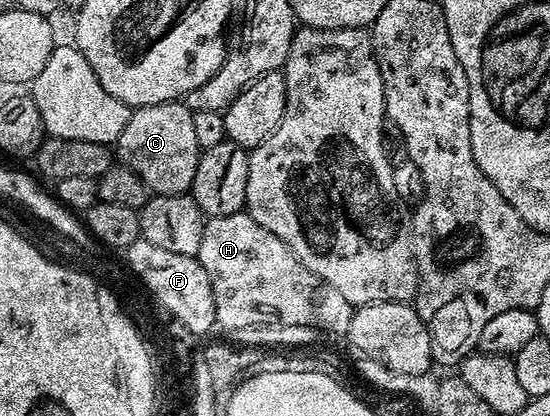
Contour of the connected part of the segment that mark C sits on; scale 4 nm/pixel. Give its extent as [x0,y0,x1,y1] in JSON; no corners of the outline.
[117,101,201,195]

